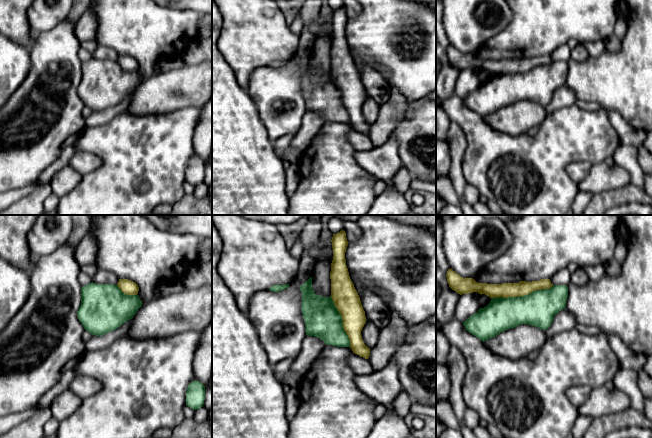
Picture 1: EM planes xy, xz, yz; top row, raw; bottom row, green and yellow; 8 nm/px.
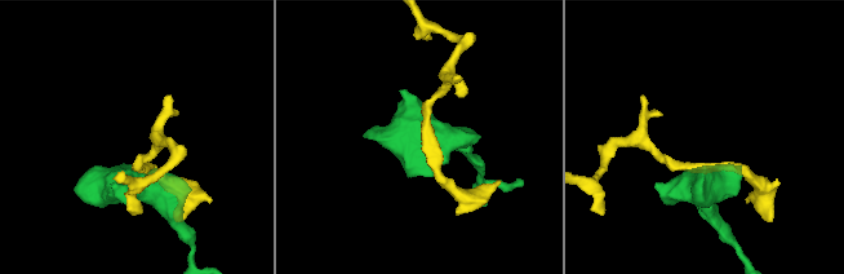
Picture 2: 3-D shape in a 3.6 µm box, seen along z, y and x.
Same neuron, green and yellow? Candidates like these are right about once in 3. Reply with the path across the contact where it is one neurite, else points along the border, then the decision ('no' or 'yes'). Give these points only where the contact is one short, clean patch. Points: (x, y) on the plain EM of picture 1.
no

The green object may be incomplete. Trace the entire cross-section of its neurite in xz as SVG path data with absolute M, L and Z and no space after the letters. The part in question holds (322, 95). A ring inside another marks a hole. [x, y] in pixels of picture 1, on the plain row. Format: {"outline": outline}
{"outline": "M312 53L300 62L300 66L306 111L318 113L326 121L349 123L350 117L343 104L342 92L331 72L316 71L312 64Z"}

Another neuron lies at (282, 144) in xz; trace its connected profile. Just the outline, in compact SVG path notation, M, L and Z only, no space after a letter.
M295 134L285 135L273 143L275 153L282 161L286 161L284 152L289 148L294 135Z

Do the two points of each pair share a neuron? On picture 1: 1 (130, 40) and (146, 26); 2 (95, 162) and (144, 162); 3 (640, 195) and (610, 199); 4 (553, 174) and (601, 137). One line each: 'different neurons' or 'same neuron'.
1: same neuron
2: different neurons
3: same neuron
4: same neuron

